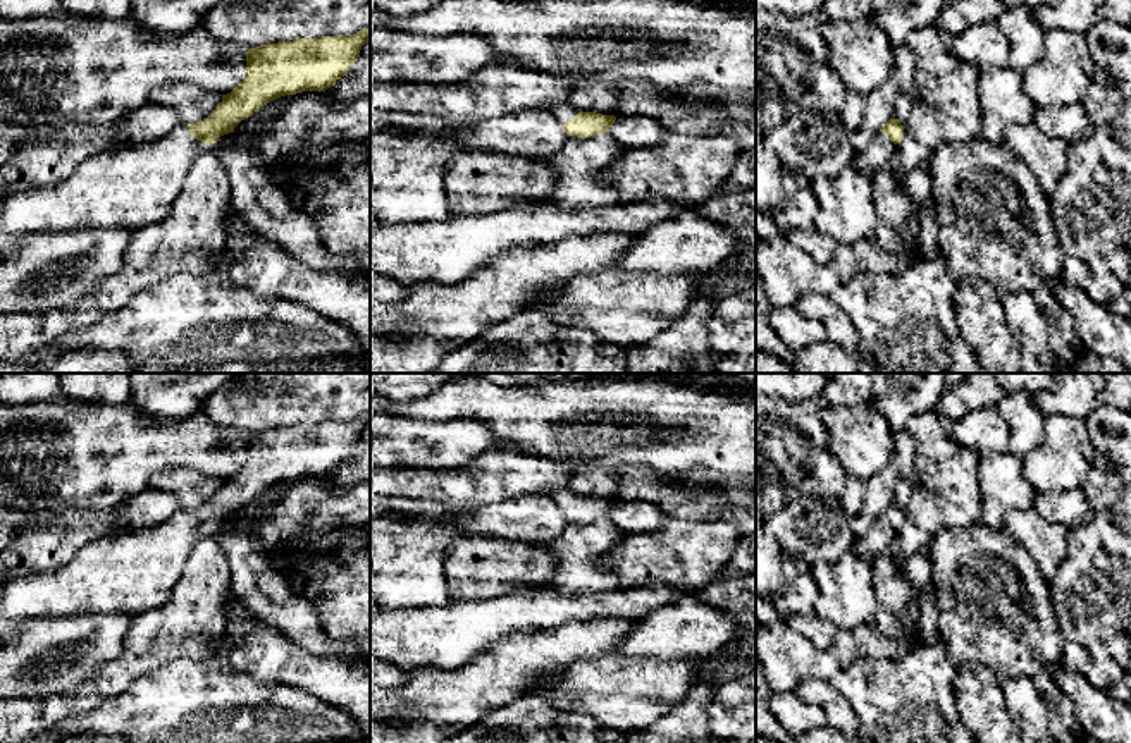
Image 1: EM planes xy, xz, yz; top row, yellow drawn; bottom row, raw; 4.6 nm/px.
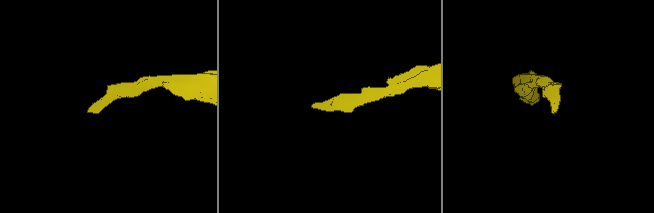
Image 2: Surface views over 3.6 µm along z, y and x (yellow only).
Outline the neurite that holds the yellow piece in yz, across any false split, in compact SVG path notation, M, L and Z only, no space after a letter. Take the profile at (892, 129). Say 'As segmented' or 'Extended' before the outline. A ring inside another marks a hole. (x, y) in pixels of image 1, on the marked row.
Extended. M890 119L869 144L856 151L852 165L856 170L871 179L880 170L890 170L904 186L905 177L895 165L895 146L904 139L904 126L897 119Z

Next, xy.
Extended. M370 28L349 36L296 38L260 45L246 52L246 76L203 120L172 132L88 157L65 181L5 200L0 208L0 261L12 256L17 239L33 232L64 232L95 227L143 229L169 217L196 158L220 136L263 105L301 91L325 91L358 60Z

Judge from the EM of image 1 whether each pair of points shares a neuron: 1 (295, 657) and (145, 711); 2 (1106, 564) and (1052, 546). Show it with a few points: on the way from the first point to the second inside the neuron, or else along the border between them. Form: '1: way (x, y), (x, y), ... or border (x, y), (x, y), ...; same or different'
1: border (222, 652), (236, 669), (260, 681), (288, 685); different
2: border (1068, 552), (1047, 578); different

